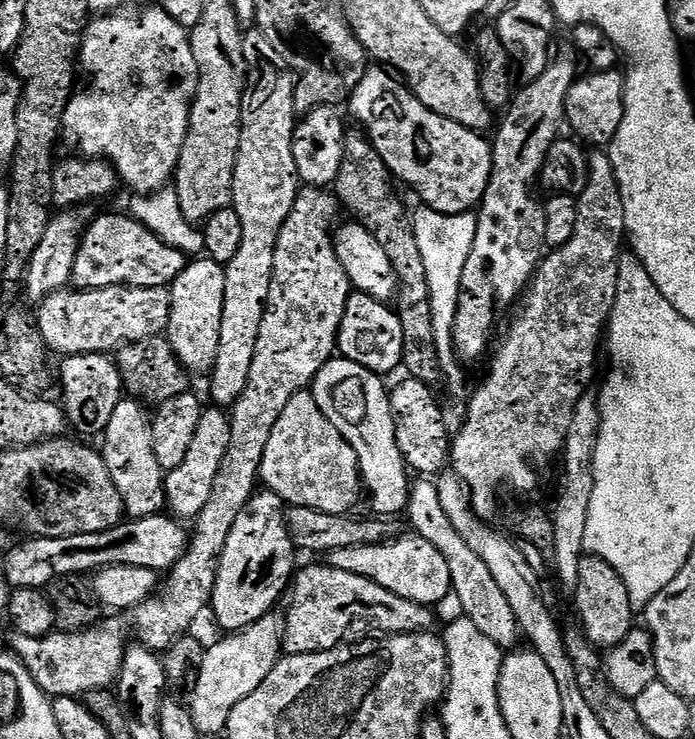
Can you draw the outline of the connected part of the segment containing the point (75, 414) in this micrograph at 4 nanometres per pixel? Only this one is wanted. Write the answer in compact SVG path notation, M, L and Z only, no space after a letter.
M103 352L66 356L59 362L60 392L64 395L62 407L71 431L81 432L84 436L99 437L106 430L106 426L110 426L114 406L118 406L124 392L119 363Z

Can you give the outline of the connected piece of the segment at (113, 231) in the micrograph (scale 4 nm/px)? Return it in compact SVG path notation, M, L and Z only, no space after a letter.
M131 215L104 216L96 219L80 237L80 248L74 260L71 283L77 289L111 288L168 288L186 270L189 257L182 250L162 242L146 226L142 226Z

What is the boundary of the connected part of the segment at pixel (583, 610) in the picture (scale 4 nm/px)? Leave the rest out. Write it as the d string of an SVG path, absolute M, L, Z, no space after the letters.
M588 554L580 562L578 586L572 596L576 600L576 608L580 616L578 620L584 635L599 648L613 648L626 638L634 627L636 610L632 607L626 584L604 559Z

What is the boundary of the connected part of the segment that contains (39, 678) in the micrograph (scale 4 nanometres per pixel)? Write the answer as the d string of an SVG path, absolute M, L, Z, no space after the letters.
M101 619L99 623L83 631L63 632L53 630L46 636L28 637L26 634L16 632L10 640L10 647L19 660L30 670L34 682L47 694L54 696L83 697L85 692L99 688L112 688L120 678L120 667L124 662L124 654L130 647L128 628L120 620Z

